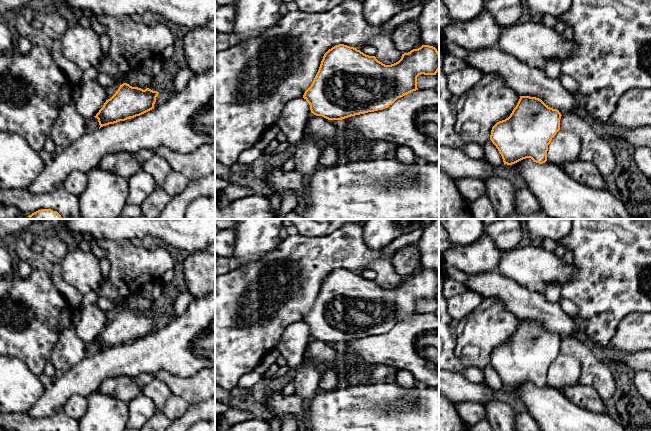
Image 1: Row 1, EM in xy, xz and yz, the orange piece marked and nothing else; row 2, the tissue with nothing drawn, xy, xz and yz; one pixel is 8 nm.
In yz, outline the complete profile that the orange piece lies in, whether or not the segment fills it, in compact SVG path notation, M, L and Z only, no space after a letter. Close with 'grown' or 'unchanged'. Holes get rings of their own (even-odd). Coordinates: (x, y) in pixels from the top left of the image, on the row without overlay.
M520 320L510 340L492 351L490 364L501 378L504 388L512 389L526 382L543 388L547 385L548 369L560 354L561 340L559 334L550 332L539 322Z; unchanged

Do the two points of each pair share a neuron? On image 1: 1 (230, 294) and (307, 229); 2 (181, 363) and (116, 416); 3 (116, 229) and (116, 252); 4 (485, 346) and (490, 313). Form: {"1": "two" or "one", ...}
{"1": "two", "2": "two", "3": "two", "4": "one"}

